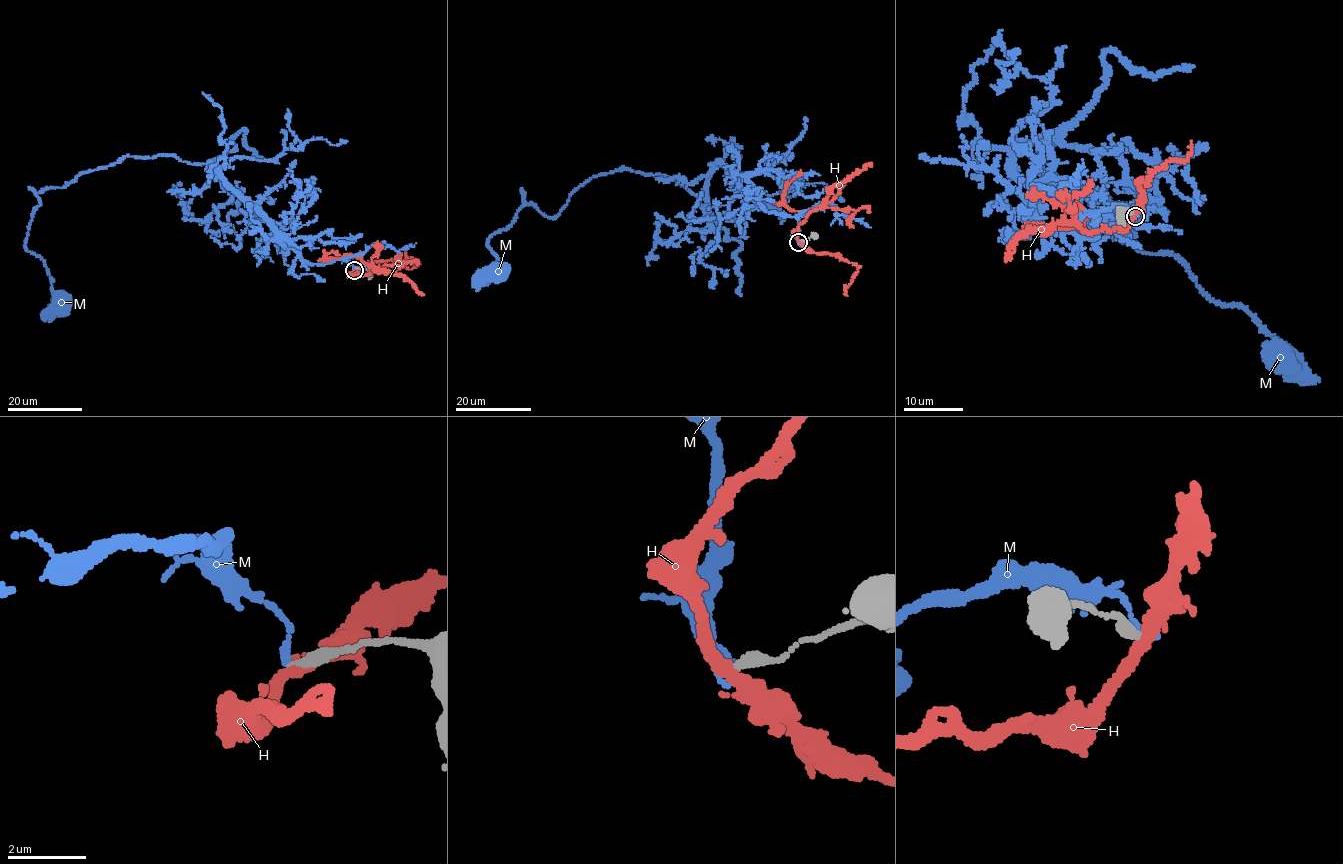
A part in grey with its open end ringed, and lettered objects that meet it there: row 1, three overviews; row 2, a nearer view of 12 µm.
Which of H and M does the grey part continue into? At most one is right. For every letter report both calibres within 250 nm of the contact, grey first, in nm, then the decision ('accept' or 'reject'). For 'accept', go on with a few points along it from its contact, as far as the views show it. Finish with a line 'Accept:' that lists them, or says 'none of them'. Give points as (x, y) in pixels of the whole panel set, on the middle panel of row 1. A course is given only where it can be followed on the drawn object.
H: 320/300 nm | reject
M: 280/170 nm | reject
Accept: none of them

